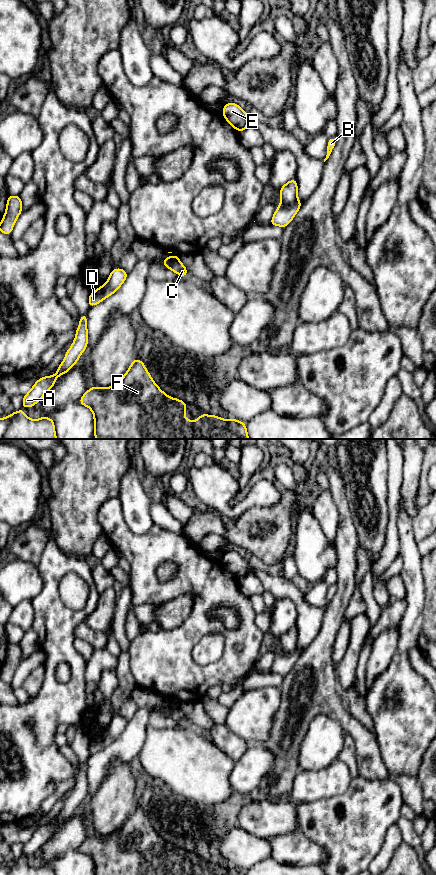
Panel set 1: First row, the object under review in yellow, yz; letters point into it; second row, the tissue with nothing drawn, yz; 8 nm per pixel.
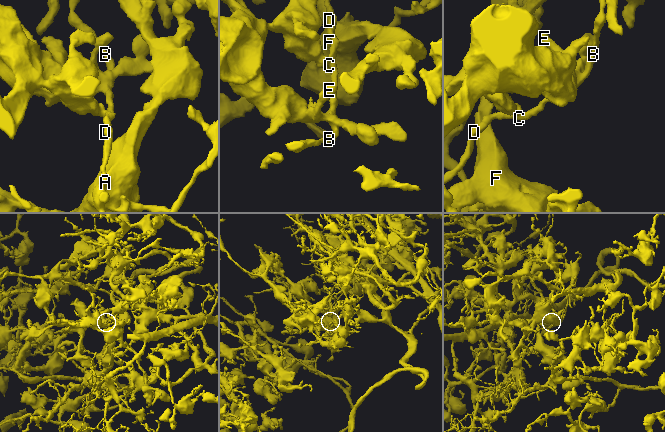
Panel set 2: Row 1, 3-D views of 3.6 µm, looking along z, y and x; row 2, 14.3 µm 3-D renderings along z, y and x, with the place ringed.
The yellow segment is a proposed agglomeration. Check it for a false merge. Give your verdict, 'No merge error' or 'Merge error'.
Merge error

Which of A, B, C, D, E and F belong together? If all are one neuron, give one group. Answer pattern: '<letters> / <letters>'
A B C D / E F

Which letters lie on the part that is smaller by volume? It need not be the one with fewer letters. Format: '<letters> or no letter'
A, B, C, D

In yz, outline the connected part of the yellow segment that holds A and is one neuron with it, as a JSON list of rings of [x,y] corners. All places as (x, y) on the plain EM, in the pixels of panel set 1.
[[[87,761],[80,764],[79,775],[72,794],[67,798],[64,809],[58,814],[57,821],[38,827],[32,837],[24,843],[22,855],[30,856],[54,834],[56,827],[76,813],[88,792]]]

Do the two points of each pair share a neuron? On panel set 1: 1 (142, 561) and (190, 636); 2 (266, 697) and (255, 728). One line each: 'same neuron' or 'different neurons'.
1: same neuron
2: same neuron

